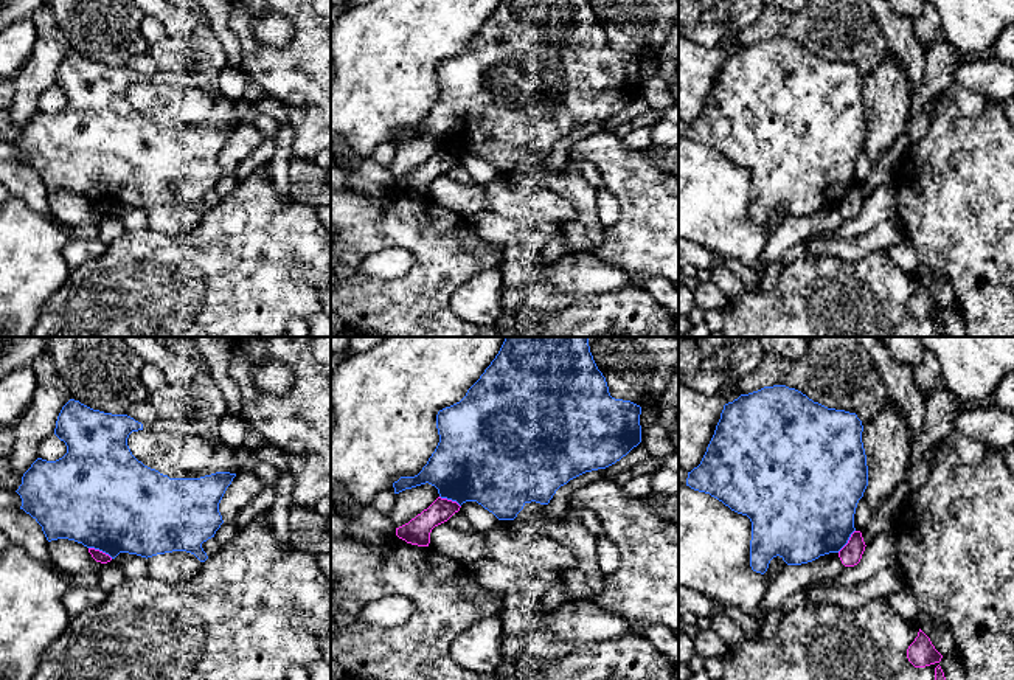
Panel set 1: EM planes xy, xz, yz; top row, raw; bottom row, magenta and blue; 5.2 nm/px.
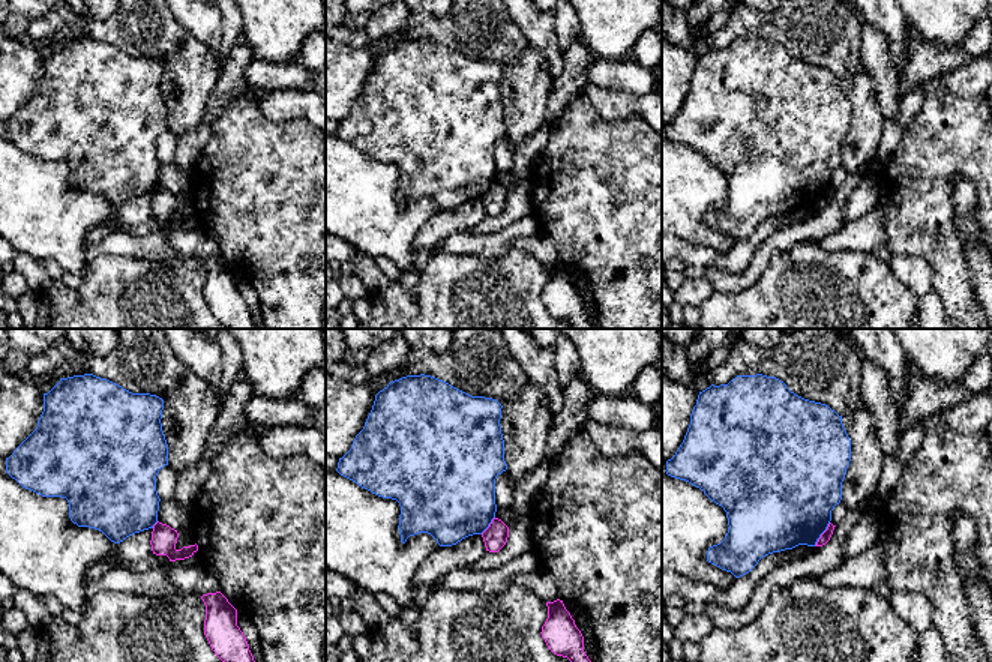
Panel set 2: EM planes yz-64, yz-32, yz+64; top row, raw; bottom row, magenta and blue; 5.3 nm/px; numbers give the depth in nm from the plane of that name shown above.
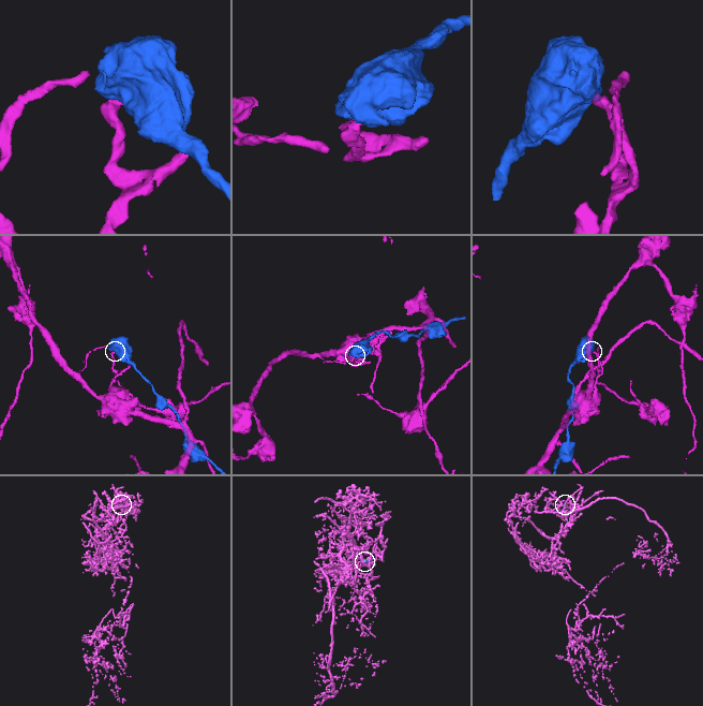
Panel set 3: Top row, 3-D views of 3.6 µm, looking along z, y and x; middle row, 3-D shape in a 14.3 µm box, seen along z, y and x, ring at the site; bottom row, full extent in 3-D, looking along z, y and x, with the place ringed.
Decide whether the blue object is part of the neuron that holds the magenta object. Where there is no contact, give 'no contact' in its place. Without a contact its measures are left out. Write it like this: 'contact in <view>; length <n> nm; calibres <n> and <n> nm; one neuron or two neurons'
contact in xy; length 140 nm; calibres 60 and 500 nm; two neurons

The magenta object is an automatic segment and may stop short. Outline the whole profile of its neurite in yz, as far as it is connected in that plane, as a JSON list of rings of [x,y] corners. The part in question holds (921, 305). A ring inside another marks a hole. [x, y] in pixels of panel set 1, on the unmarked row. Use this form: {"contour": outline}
{"contour": [[[919,281],[918,289],[907,301],[907,311],[915,320],[939,315],[943,307],[935,301],[930,290]]]}

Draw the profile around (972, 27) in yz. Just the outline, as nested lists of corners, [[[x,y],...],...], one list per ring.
[[[925,0],[936,11],[941,19],[941,34],[960,53],[971,57],[992,56],[995,42],[1000,39],[1008,26],[1014,26],[1014,0]]]

